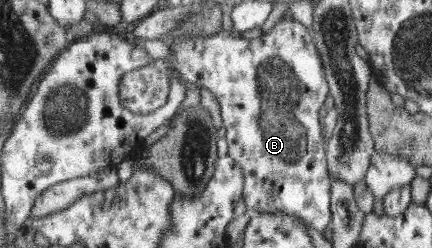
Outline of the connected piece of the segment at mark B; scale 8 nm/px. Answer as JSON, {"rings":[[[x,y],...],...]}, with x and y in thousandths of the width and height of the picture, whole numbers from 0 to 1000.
{"rings":[[[662,73],[606,145],[567,157],[544,117],[509,121],[486,145],[431,141],[407,177],[394,173],[398,242],[368,238],[294,294],[278,343],[278,399],[306,452],[340,460],[363,448],[391,407],[396,310],[414,310],[438,347],[472,347],[509,419],[523,520],[528,625],[567,698],[563,810],[579,859],[639,859],[690,871],[741,935],[769,919],[769,722],[757,645],[757,593],[743,536],[738,448],[764,383],[755,270],[722,109]]]}

